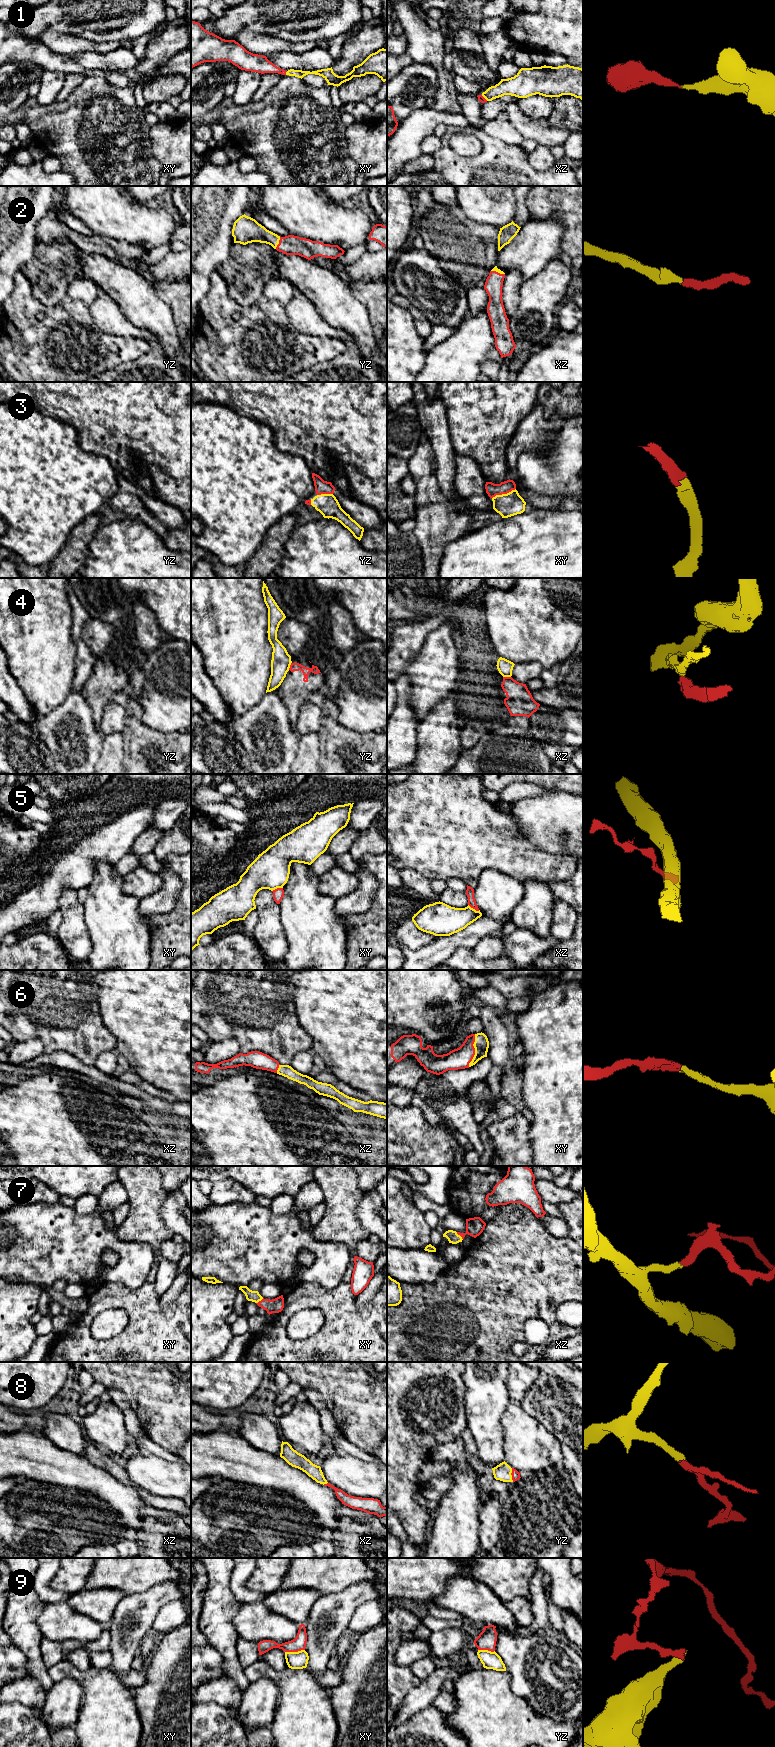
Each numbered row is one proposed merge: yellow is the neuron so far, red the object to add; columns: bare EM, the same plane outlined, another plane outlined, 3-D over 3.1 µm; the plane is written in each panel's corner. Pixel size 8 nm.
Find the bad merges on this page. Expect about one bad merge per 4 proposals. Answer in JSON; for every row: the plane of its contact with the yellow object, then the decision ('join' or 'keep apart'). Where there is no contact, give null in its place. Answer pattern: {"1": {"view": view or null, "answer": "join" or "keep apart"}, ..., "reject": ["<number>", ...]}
{"1": {"view": "xy", "answer": "join"}, "2": {"view": "yz", "answer": "join"}, "3": {"view": "xy", "answer": "join"}, "4": {"view": "xz", "answer": "keep apart"}, "5": {"view": "xz", "answer": "keep apart"}, "6": {"view": "xy", "answer": "join"}, "7": {"view": "xz", "answer": "join"}, "8": {"view": "yz", "answer": "join"}, "9": {"view": "xy", "answer": "keep apart"}, "reject": ["4", "5", "9"]}

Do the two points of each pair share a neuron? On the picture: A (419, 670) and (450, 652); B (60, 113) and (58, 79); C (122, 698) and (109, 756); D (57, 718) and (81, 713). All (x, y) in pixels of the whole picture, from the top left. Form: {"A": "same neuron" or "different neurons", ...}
{"A": "same neuron", "B": "different neurons", "C": "different neurons", "D": "same neuron"}

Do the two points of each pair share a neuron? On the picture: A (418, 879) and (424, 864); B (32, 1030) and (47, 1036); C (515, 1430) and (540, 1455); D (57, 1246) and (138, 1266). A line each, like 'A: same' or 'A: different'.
A: different
B: same
C: same
D: same

